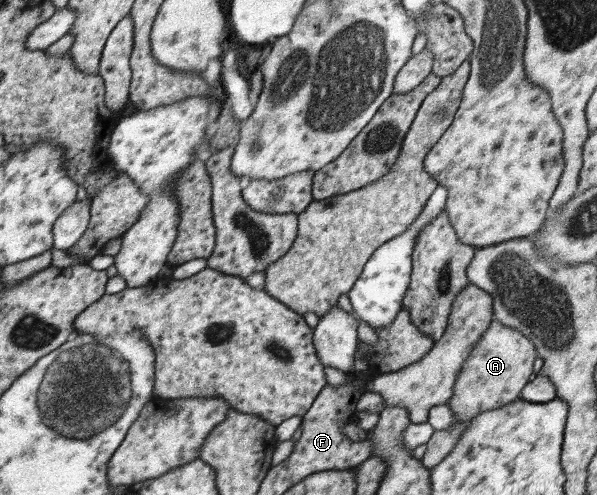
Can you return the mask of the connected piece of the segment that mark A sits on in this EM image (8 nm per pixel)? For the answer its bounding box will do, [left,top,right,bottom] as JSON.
[420,321,537,470]

